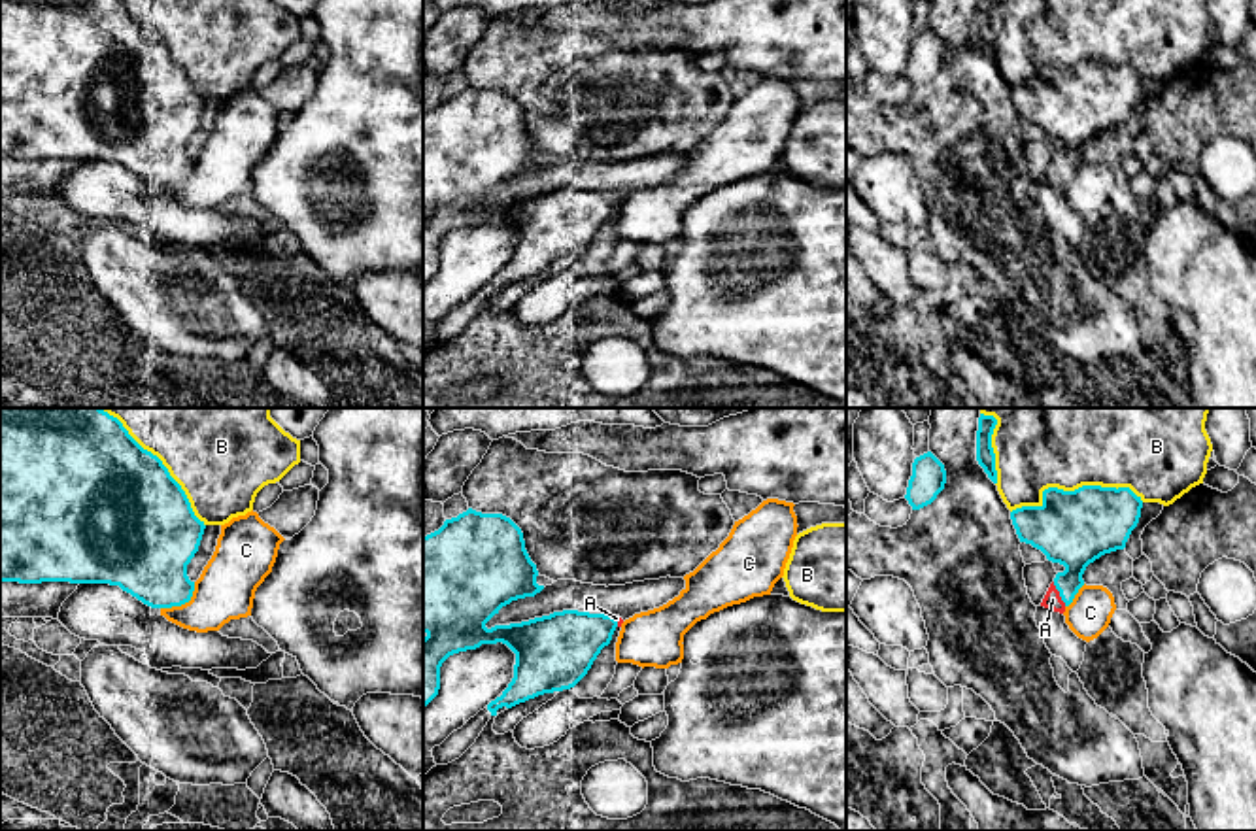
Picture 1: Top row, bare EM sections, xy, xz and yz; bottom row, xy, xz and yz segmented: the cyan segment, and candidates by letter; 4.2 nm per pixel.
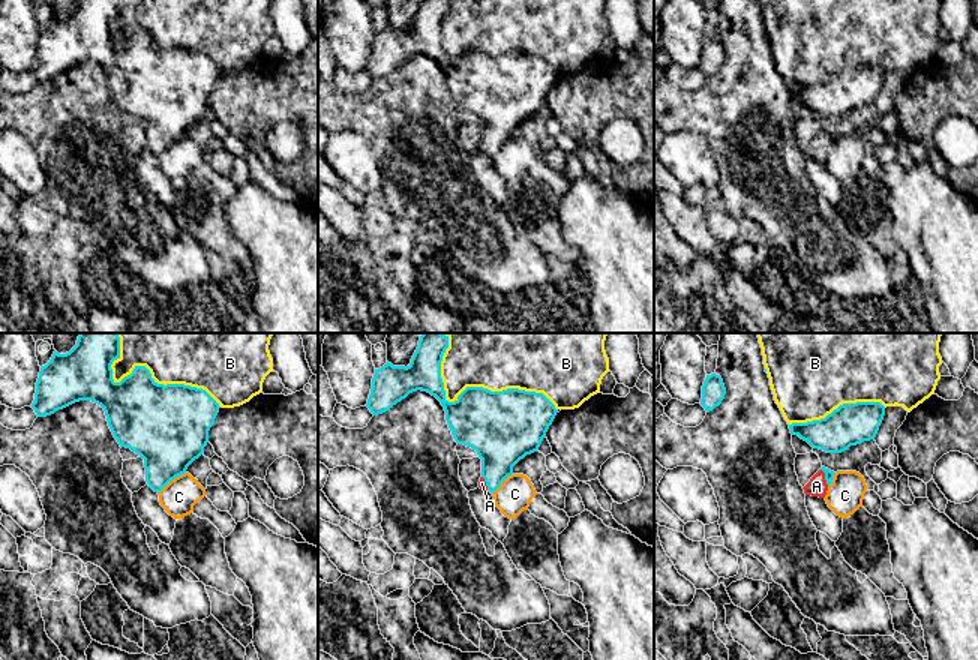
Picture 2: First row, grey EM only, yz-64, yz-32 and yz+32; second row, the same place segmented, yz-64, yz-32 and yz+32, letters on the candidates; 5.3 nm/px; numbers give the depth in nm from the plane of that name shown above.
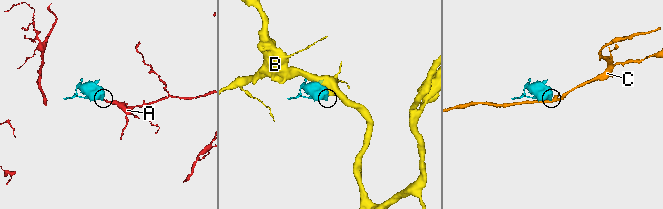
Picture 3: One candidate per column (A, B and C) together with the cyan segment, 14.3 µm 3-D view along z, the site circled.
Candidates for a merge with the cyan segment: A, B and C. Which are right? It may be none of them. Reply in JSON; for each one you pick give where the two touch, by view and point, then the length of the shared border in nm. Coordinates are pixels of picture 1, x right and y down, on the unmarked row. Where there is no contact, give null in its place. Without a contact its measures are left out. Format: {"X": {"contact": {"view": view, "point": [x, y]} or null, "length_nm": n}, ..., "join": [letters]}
{"A": {"contact": {"view": "yz", "point": [1060, 170]}, "length_nm": 120}, "join": ["A"]}

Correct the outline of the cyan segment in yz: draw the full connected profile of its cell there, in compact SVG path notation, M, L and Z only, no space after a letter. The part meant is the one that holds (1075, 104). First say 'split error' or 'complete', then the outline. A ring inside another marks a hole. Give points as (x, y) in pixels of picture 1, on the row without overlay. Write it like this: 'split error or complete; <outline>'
split error; M1048 64L1041 83L1010 89L1020 119L1065 144L1050 161L1041 183L1063 191L1084 162L1082 151L1105 130L1124 127L1141 94L1143 77L1129 64Z

